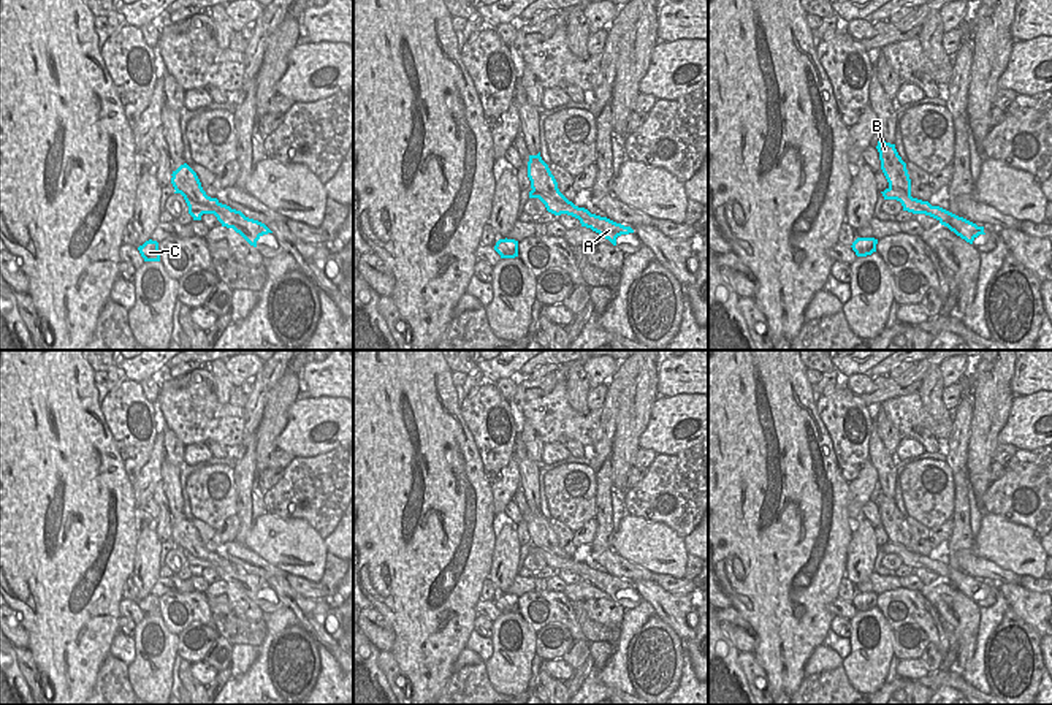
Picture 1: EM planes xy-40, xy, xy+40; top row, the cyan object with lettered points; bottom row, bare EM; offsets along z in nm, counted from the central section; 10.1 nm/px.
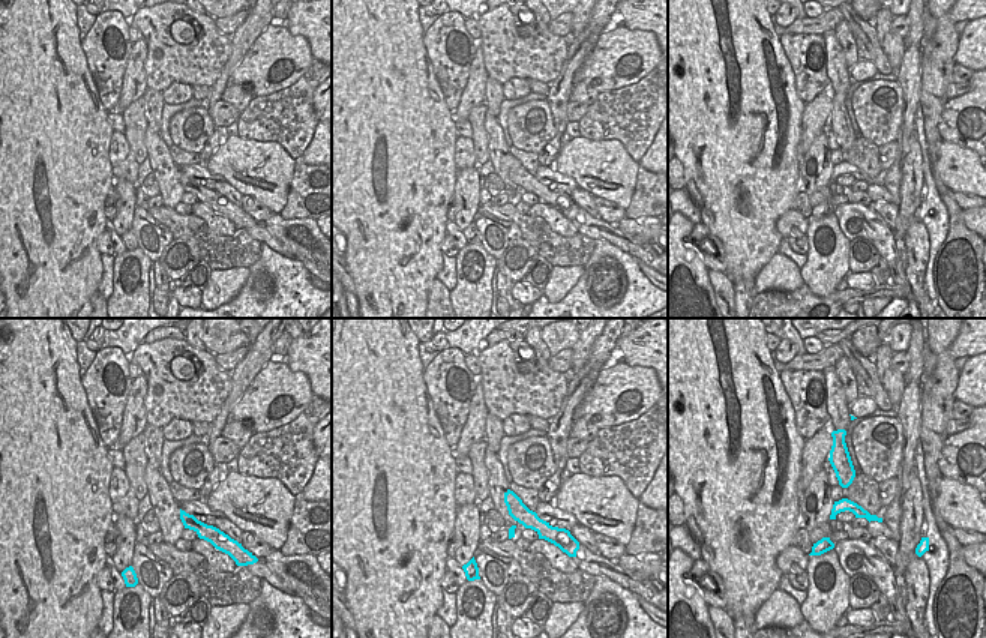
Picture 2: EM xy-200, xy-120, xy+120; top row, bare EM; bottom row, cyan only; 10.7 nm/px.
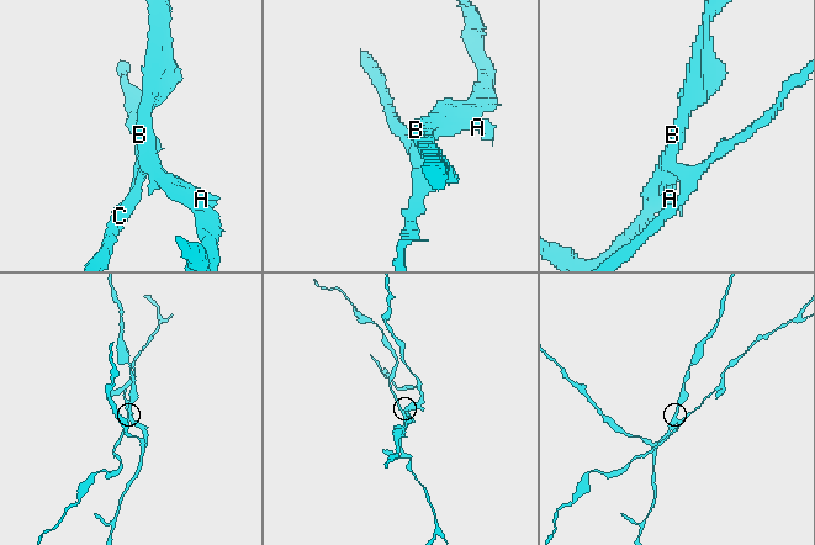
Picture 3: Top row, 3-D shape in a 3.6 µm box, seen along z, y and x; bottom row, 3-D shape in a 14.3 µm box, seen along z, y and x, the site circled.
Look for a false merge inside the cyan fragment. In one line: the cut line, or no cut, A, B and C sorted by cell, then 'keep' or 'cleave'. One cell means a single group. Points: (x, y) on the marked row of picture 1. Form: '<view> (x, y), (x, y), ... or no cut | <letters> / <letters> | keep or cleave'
xy+40 (889, 186), (900, 187), (910, 195) | A B / C | cleave

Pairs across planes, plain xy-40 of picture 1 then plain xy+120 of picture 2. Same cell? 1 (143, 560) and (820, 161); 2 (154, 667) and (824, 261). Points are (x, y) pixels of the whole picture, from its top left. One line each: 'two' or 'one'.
1: one
2: one

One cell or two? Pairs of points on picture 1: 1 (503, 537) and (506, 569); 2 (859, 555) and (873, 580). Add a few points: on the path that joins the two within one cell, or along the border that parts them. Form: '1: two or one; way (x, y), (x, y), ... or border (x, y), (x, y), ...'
1: one; way (506, 545), (506, 561)
2: two; border (873, 571), (856, 586)

